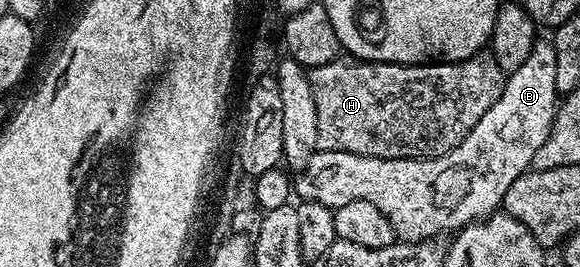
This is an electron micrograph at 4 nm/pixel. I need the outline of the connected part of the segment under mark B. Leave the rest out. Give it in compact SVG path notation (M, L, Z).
M537 40L534 48L530 52L530 56L526 56L526 64L522 64L522 68L511 71L504 79L504 91L502 96L498 96L496 103L490 108L490 112L486 112L486 116L482 116L482 120L478 120L478 124L474 124L472 131L464 137L462 144L458 144L450 152L446 152L437 158L371 158L370 156L358 156L350 152L338 152L337 150L317 150L310 162L306 164L306 168L297 171L292 180L292 188L297 199L306 202L317 202L323 206L331 206L333 208L353 202L361 198L370 204L374 204L374 208L378 208L378 212L382 212L382 216L386 216L386 220L390 220L390 224L394 228L397 239L406 242L423 242L425 240L435 239L440 236L443 230L452 229L452 232L459 232L464 227L469 226L472 222L479 222L488 217L489 214L497 213L501 209L506 192L510 188L510 184L514 184L514 180L518 180L518 176L522 176L532 166L534 160L534 152L538 152L538 148L542 148L542 144L546 144L546 140L552 131L552 121L556 118L556 108L558 105L558 95L556 93L556 69L554 56L554 48L551 41Z

